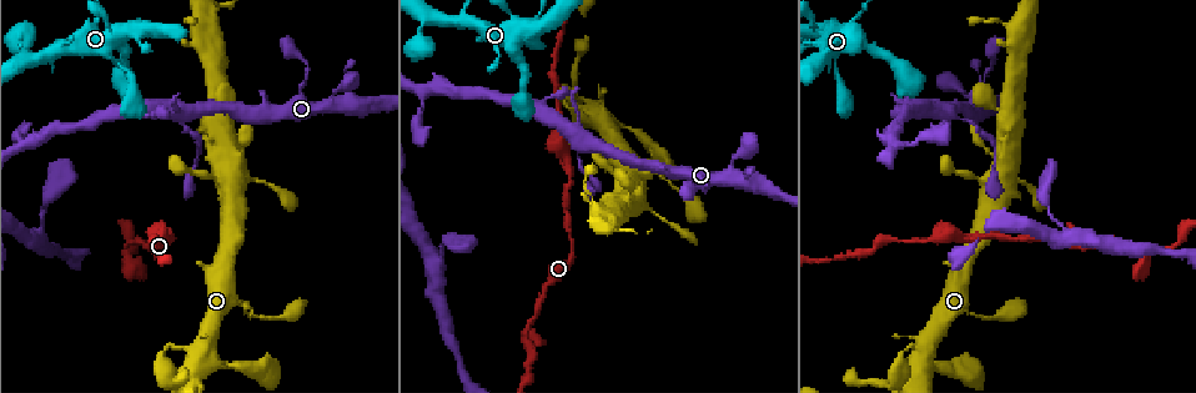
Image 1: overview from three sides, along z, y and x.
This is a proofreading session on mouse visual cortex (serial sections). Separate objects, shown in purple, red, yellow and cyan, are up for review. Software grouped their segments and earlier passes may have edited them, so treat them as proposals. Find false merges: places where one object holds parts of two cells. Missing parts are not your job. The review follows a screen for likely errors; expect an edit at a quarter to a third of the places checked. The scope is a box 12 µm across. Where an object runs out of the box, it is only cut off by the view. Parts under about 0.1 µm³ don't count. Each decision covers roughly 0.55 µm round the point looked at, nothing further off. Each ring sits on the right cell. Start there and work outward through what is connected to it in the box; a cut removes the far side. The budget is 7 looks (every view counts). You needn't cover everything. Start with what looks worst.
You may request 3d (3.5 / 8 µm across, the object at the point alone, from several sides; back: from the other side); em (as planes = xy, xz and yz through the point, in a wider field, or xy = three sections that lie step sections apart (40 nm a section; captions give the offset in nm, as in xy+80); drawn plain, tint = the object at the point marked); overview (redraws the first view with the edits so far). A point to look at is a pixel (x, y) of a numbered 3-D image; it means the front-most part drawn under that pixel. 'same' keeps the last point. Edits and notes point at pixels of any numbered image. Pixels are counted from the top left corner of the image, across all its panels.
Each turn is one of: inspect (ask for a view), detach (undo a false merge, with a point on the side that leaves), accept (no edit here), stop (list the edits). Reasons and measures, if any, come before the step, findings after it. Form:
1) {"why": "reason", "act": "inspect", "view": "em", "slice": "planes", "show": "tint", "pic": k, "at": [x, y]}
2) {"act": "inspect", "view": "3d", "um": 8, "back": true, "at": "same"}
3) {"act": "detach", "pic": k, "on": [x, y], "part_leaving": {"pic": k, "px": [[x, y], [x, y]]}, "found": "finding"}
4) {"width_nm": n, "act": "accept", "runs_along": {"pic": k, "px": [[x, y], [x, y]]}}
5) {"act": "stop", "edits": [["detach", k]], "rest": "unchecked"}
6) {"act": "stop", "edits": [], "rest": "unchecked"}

{"why": "sharp bend", "act": "inspect", "view": "3d", "um": 8, "pic": 1, "at": [128, 254]}

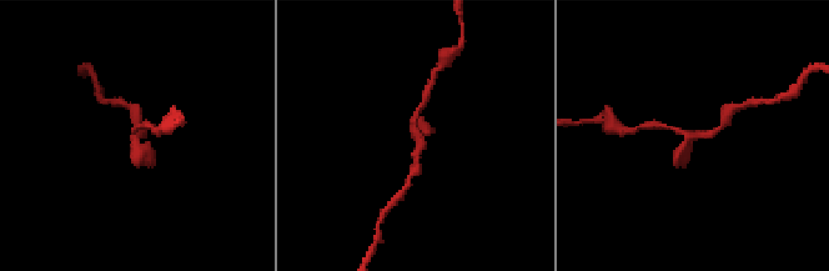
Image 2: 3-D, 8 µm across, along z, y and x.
{"why": "now the EM", "act": "inspect", "view": "em", "slice": "xy", "step": 2, "show": "tint", "pic": 2, "at": [691, 139]}

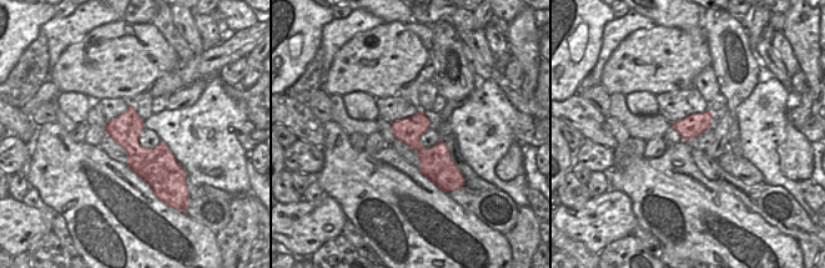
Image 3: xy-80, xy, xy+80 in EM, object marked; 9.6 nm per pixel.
{"act": "accept", "runs_along": {"pic": 2, "px": [[661, 125], [688, 135], [687, 162]]}, "found": "continuous, no second cell"}

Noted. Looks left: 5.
{"why": "arms part here", "act": "inspect", "view": "3d", "um": 8, "back": true, "pic": 1, "at": [577, 148]}

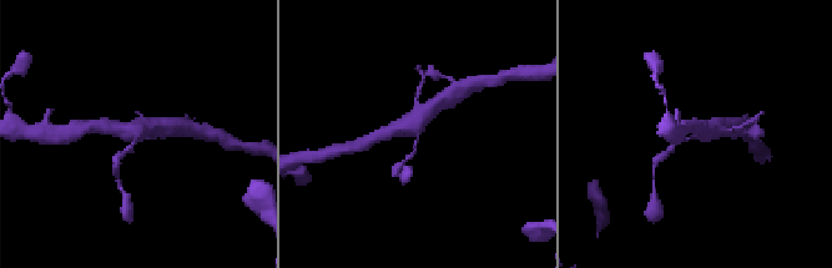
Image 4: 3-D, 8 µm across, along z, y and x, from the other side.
{"why": "now the EM", "act": "inspect", "view": "em", "slice": "xy", "step": 3, "show": "tint", "pic": 4, "at": [417, 131]}

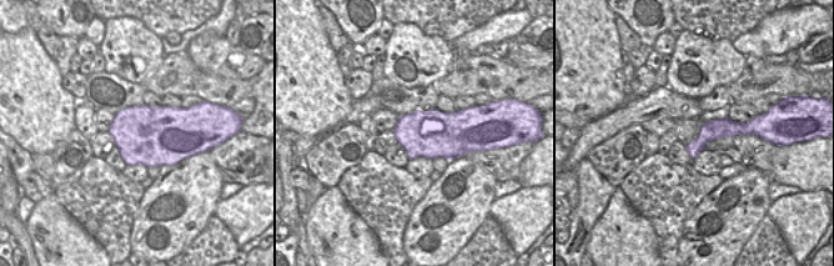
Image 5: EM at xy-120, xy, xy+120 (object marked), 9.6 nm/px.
{"width_nm": 460, "act": "detach", "pic": 4, "on": [129, 148], "part_leaving": {"pic": 4, "px": [[136, 140], [117, 156], [116, 170]]}, "found": "two cells meet here"}

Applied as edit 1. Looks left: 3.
{"act": "stop", "edits": [["detach", 4]], "rest": "unchecked"}

